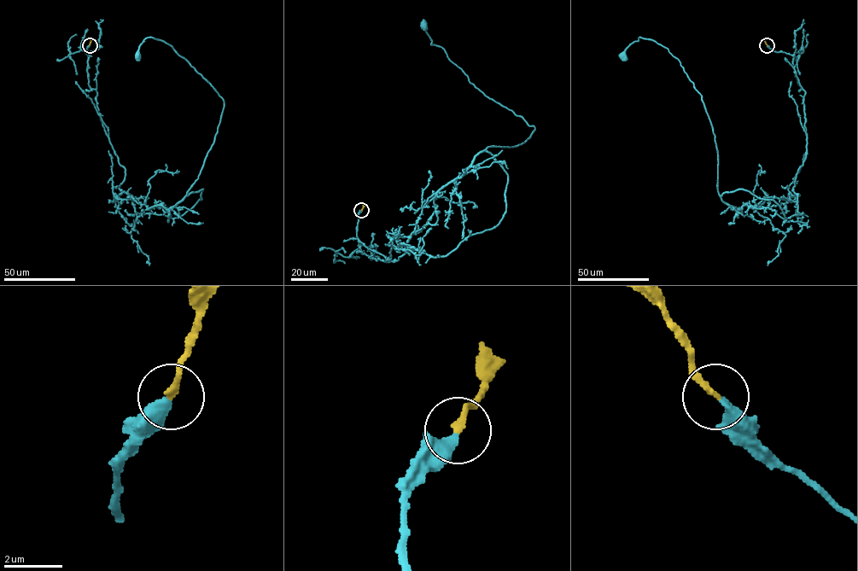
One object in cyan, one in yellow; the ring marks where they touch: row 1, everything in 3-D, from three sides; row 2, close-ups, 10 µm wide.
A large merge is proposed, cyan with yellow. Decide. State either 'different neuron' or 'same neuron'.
same neuron

